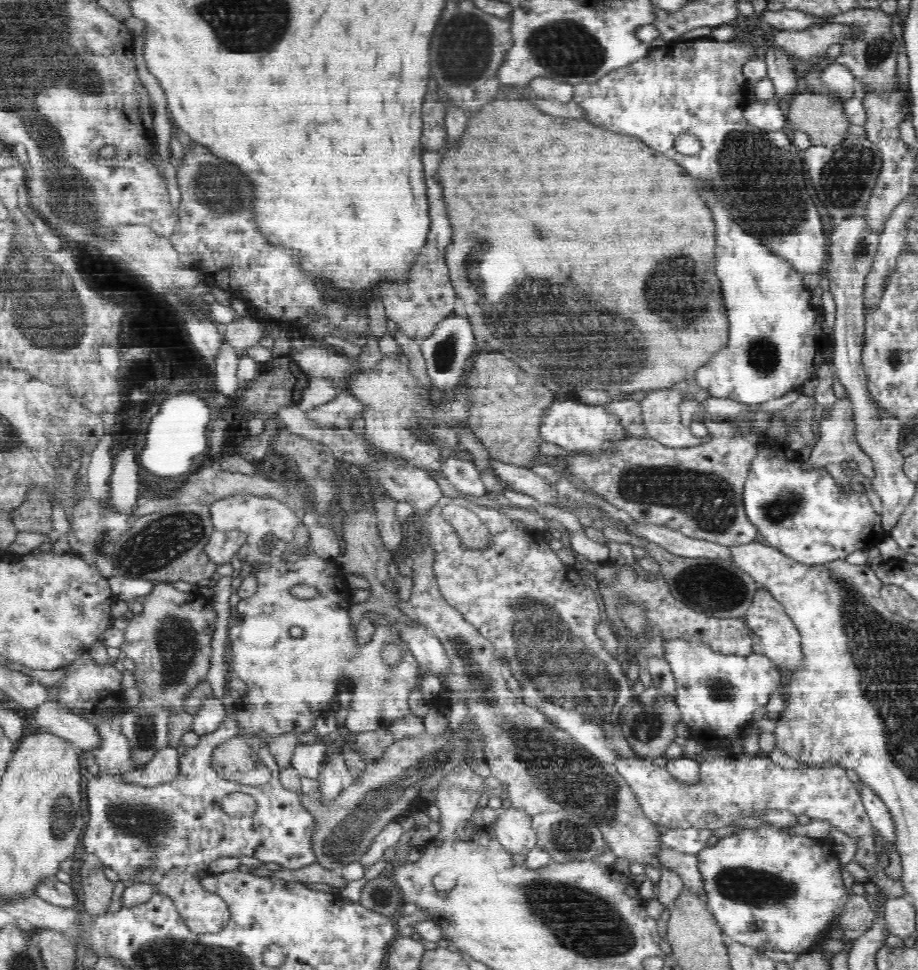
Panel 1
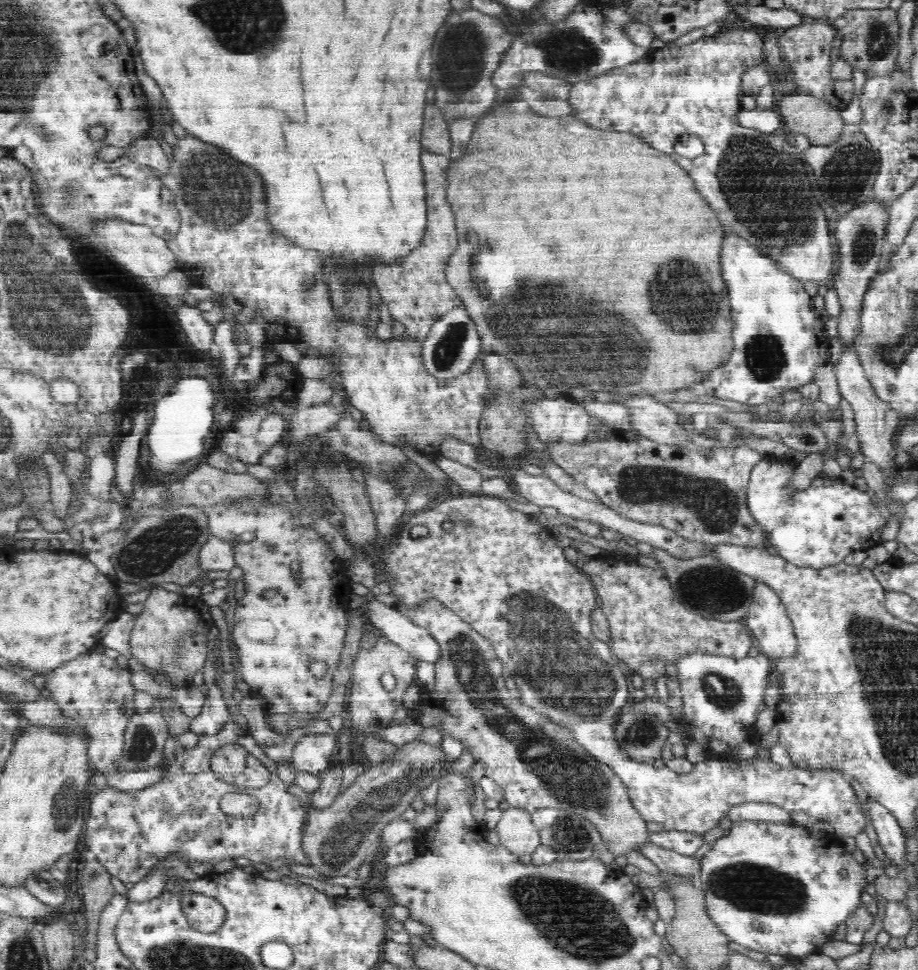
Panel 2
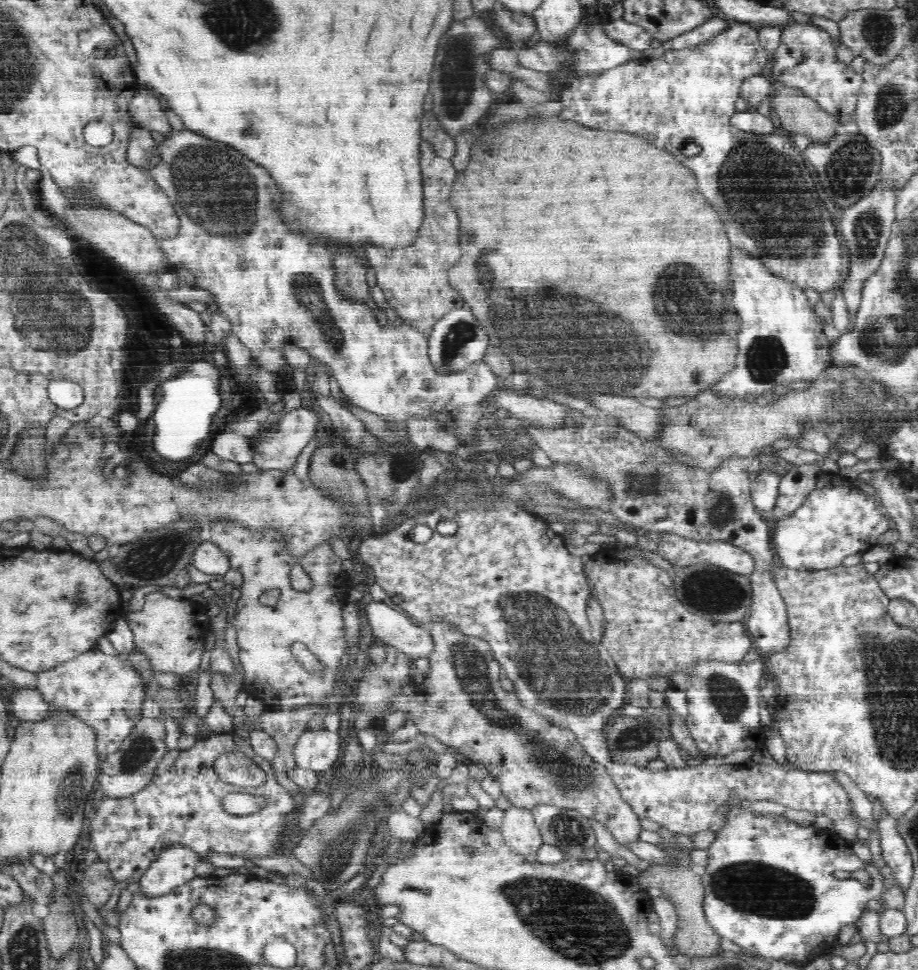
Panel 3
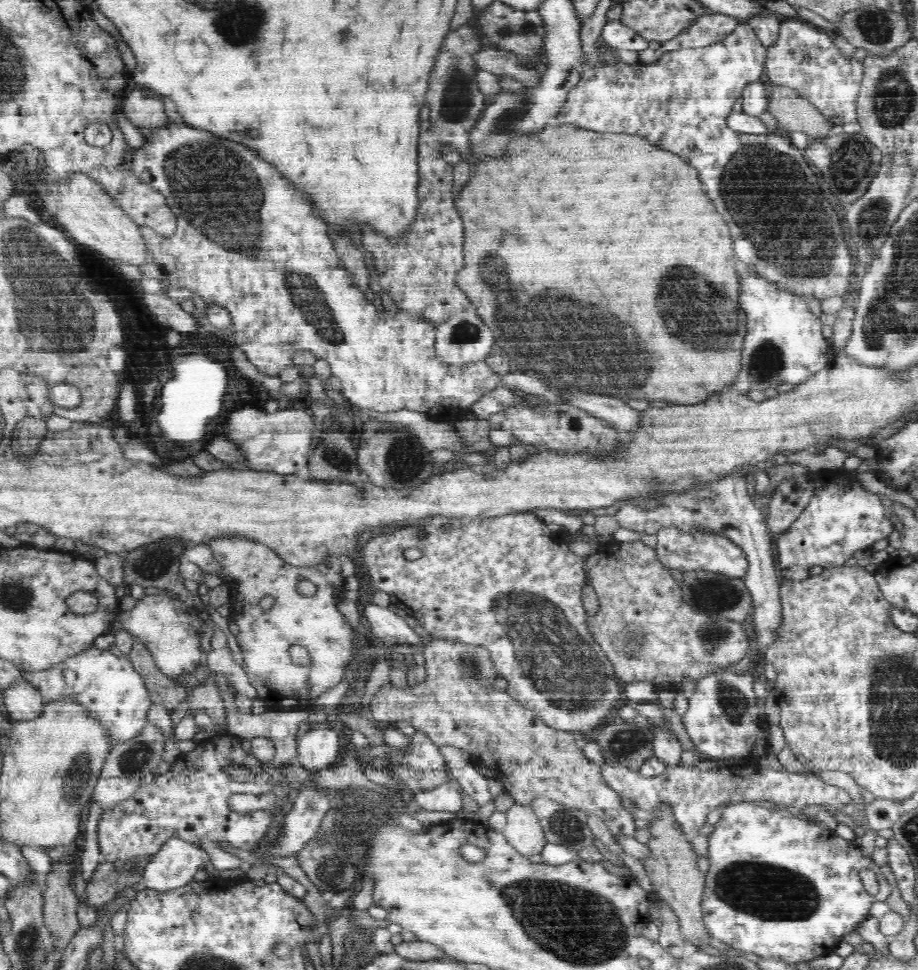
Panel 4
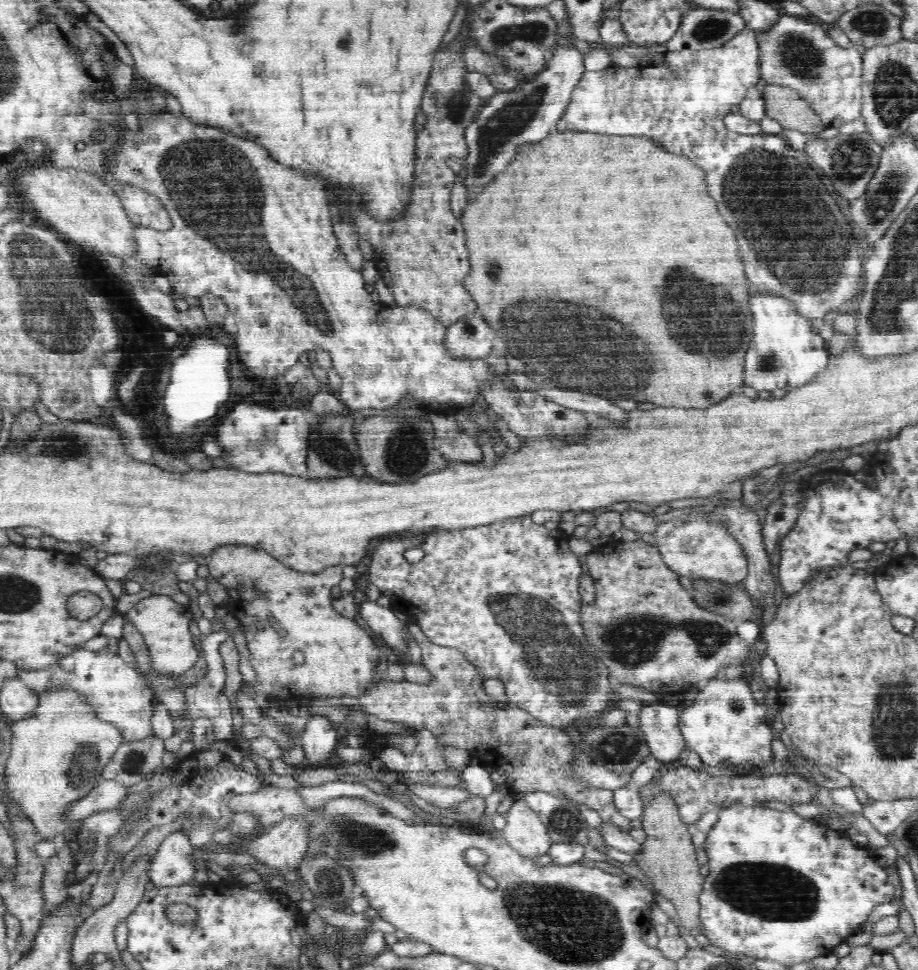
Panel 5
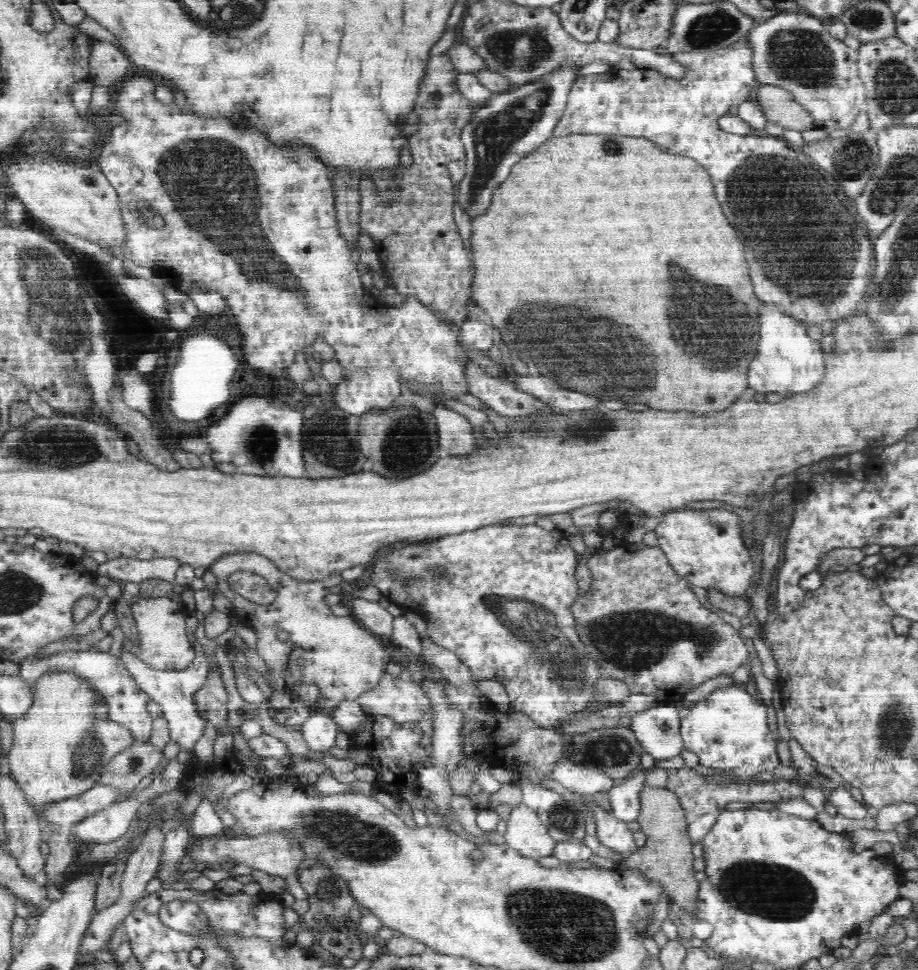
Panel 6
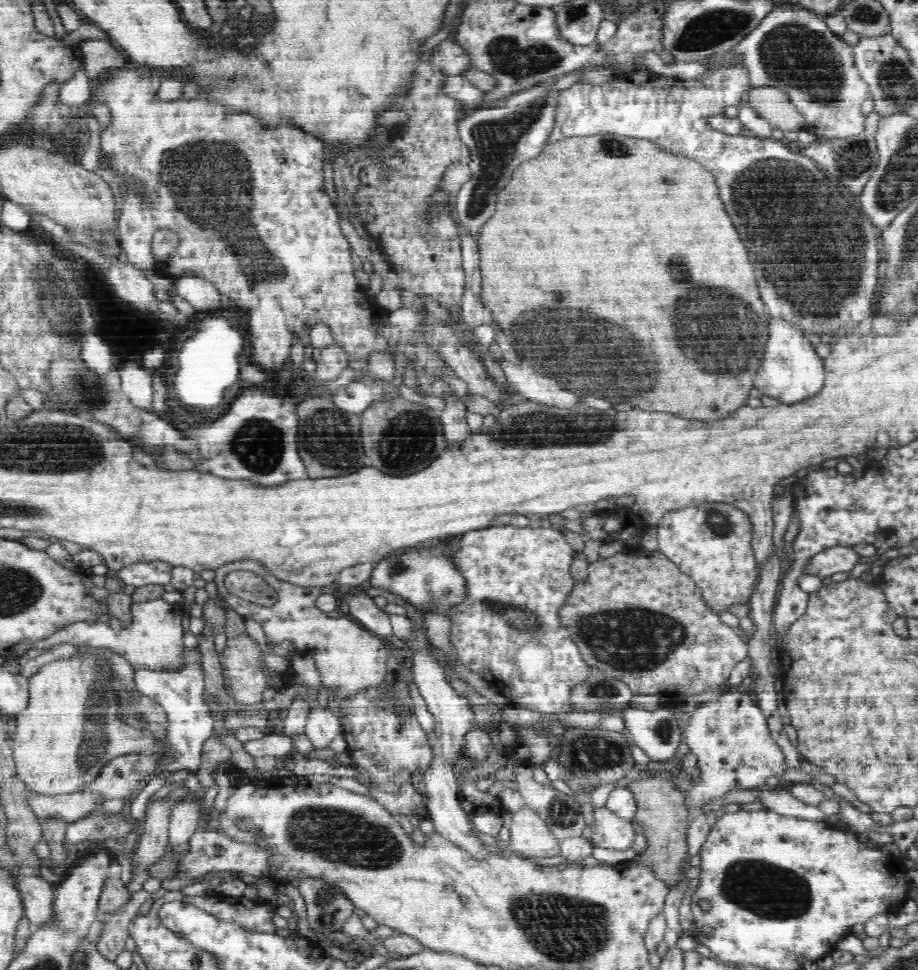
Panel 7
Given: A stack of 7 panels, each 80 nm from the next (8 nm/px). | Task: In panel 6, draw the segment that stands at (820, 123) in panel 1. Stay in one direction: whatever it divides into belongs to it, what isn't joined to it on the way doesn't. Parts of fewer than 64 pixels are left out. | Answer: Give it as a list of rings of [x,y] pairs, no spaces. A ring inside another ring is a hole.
[[[762,84],[756,89],[756,99],[768,121],[798,132],[817,128],[816,120],[801,102],[798,102],[796,98],[795,100],[780,98],[778,92],[780,88],[776,85]]]

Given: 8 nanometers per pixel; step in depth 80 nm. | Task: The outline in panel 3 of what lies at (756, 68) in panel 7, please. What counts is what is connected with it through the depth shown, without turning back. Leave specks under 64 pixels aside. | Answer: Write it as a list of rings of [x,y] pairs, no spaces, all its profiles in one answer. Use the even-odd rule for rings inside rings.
[[[794,23],[782,28],[781,42],[775,52],[773,74],[777,85],[800,88],[818,104],[834,114],[854,114],[861,91],[863,77],[855,74],[851,67],[835,64],[832,38],[828,32],[816,25]]]

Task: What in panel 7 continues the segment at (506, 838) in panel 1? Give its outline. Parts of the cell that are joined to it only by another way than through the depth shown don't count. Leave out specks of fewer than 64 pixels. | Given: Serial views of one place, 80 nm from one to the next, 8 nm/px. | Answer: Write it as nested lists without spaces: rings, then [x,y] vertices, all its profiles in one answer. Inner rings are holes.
[[[526,805],[511,814],[509,848],[540,863],[559,860],[559,842],[556,841],[540,816]]]

